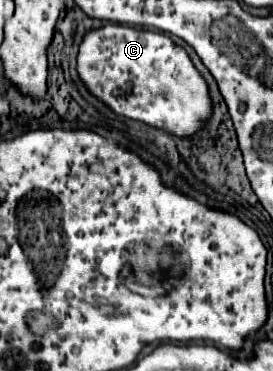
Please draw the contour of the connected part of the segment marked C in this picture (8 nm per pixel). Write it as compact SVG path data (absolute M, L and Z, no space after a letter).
M108 23L108 26L102 26L98 30L90 30L80 44L78 74L88 90L106 106L110 106L116 114L146 122L156 128L164 128L166 132L176 136L192 136L200 130L202 122L206 122L212 112L208 86L200 72L192 66L186 50L176 46L166 34L156 30L115 23Z

